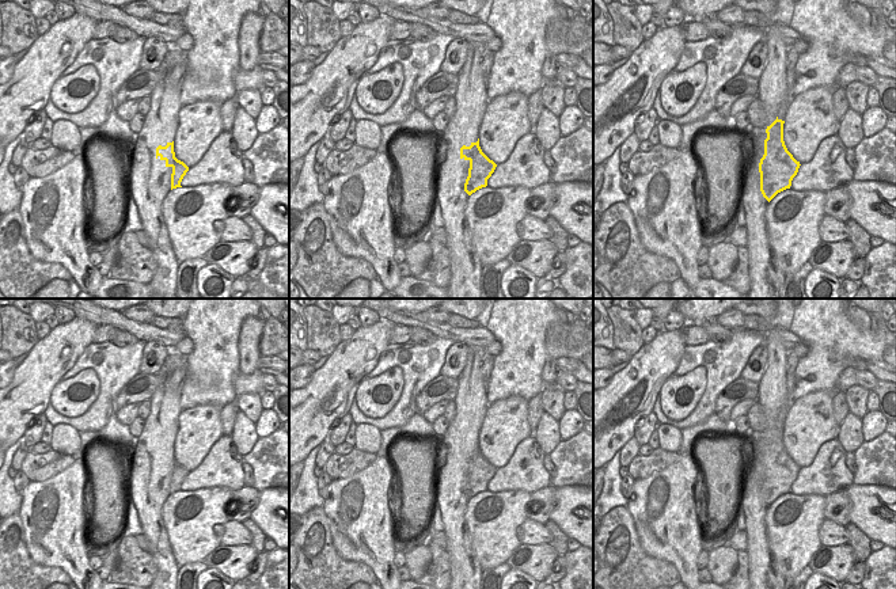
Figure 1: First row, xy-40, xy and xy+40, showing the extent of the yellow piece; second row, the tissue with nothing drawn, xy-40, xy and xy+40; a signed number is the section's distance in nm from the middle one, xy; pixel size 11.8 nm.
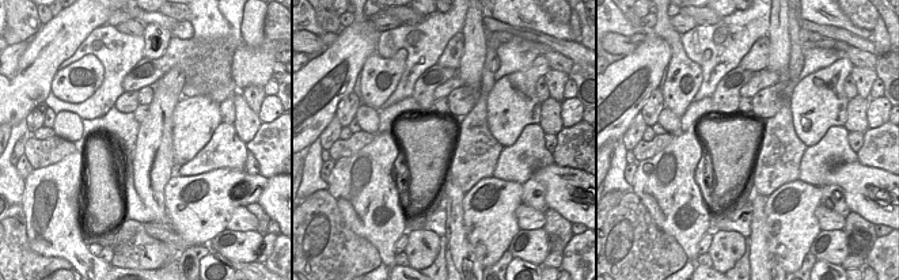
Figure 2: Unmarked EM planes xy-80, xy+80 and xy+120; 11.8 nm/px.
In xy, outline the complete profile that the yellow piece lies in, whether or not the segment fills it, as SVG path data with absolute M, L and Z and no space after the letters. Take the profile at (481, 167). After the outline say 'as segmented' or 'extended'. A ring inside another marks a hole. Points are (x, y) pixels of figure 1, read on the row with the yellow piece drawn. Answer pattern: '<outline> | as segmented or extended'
M479 138L477 142L471 142L470 147L463 145L460 148L460 159L470 162L464 191L471 195L477 190L486 187L487 179L494 172L497 164L482 152Z | as segmented

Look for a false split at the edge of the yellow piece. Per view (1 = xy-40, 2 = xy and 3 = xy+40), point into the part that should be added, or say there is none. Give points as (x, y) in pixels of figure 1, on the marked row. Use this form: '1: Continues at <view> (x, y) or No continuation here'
1: No continuation here
2: No continuation here
3: No continuation here

